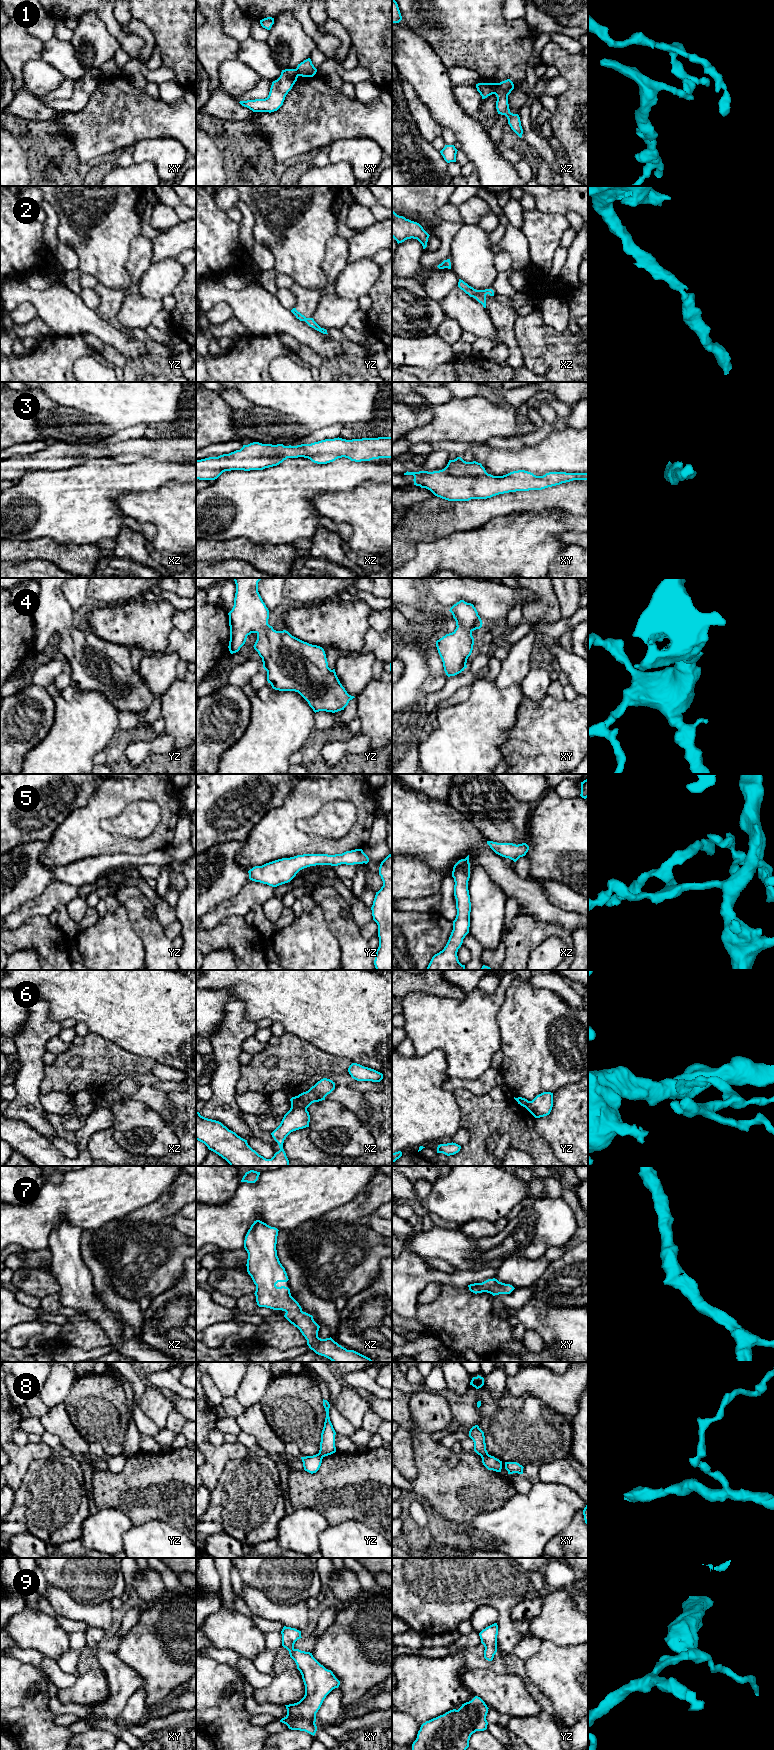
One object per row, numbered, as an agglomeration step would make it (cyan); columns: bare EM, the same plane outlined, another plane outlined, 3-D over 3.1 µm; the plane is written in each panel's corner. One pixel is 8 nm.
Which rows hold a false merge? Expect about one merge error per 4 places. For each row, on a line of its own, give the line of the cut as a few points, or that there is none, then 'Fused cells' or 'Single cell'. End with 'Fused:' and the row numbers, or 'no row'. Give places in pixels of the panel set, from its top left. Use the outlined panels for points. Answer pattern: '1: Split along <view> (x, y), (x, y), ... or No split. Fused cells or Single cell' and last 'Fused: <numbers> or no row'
1: Split along xz (490, 83), (494, 93). Fused cells
2: No split. Single cell
3: No split. Single cell
4: No split. Single cell
5: No split. Single cell
6: Split along xz (291, 1104), (306, 1108). Fused cells
7: No split. Single cell
8: Split along xy (488, 1454), (481, 1457). Fused cells
9: No split. Single cell
Fused: 1, 6, 8

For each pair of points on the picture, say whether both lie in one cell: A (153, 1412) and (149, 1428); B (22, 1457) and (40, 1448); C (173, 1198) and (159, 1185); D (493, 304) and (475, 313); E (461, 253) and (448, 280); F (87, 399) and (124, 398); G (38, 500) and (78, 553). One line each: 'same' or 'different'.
A: different
B: same
C: different
D: different
E: different
F: same
G: different

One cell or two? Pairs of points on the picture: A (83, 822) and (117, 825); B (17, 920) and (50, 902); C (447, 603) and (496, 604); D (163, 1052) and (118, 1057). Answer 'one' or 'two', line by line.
A: two
B: one
C: one
D: two

